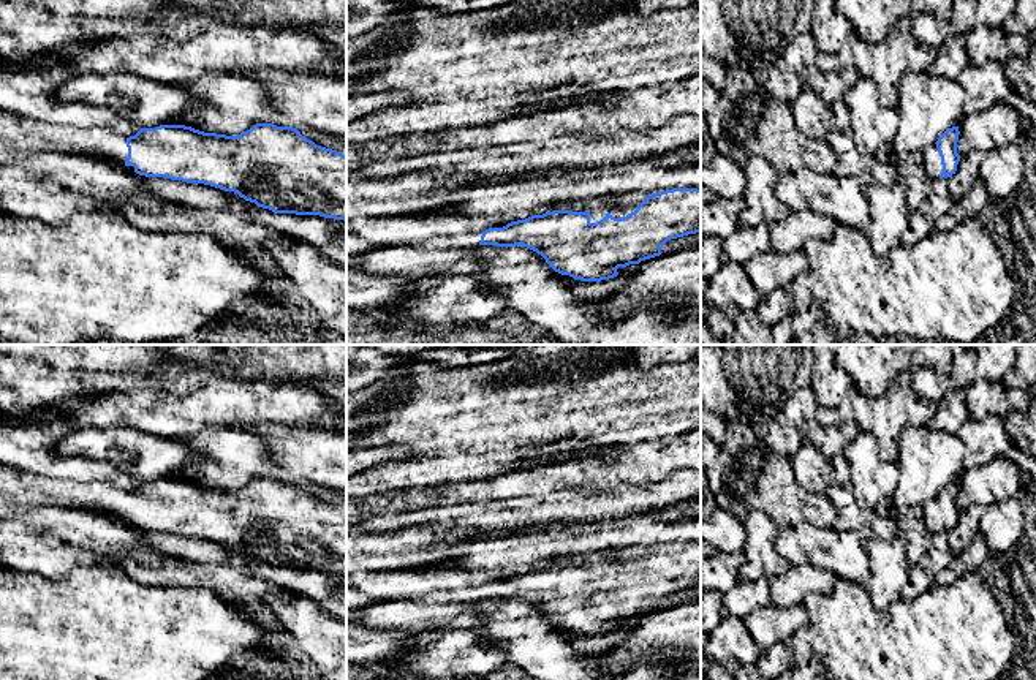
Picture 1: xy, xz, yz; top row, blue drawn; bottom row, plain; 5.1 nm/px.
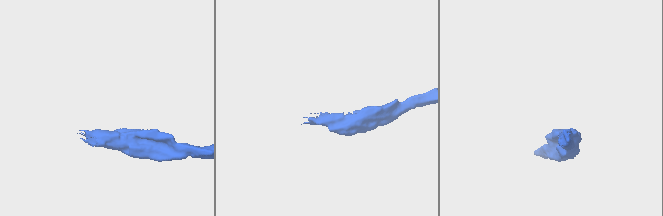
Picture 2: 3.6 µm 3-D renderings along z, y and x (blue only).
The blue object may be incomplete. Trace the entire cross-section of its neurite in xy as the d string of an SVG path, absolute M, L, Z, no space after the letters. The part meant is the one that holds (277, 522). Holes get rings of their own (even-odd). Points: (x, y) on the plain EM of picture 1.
M0 462L0 492L24 509L63 508L106 512L125 519L139 530L234 546L274 568L346 574L346 511L316 500L293 481L256 478L240 489L226 490L185 479L160 479L141 482L134 490L125 492L108 481L59 479Z

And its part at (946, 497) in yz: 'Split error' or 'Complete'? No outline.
Split error

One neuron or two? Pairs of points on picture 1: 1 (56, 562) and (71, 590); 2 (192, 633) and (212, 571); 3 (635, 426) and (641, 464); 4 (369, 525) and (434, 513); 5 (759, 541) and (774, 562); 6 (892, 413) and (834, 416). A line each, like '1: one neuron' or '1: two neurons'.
1: two neurons
2: two neurons
3: two neurons
4: one neuron
5: one neuron
6: one neuron

